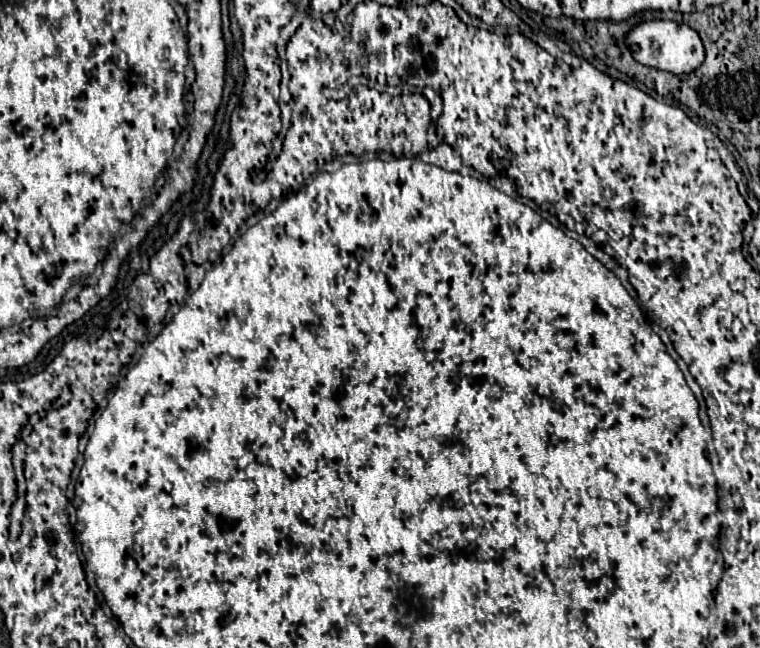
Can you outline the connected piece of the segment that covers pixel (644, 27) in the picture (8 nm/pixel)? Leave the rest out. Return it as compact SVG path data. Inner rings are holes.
M648 20L648 22L636 24L626 34L626 46L632 50L634 60L638 60L640 64L656 70L674 72L674 74L692 72L704 60L704 46L700 36L690 26L682 22L672 22L672 20Z

